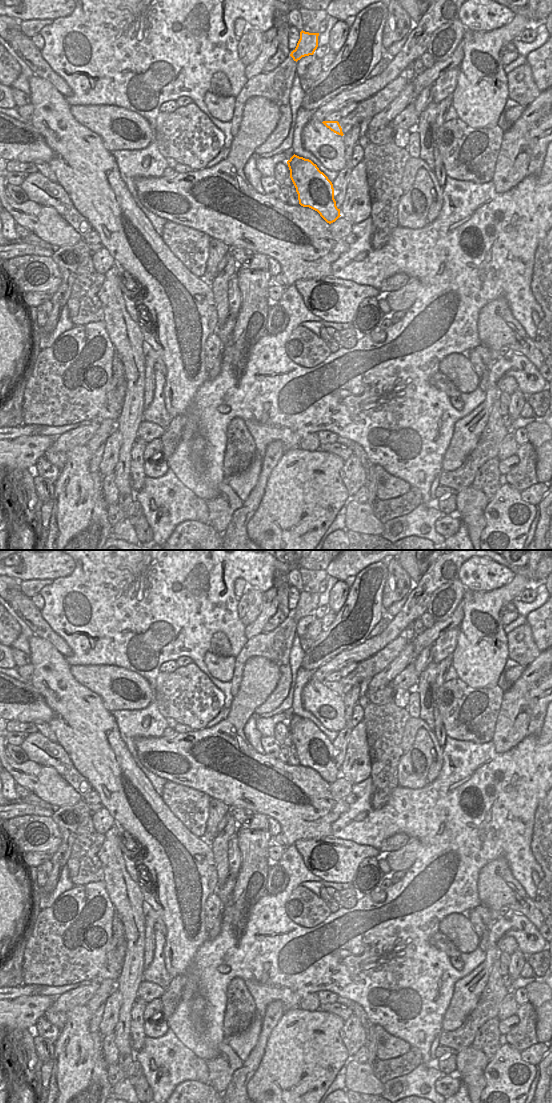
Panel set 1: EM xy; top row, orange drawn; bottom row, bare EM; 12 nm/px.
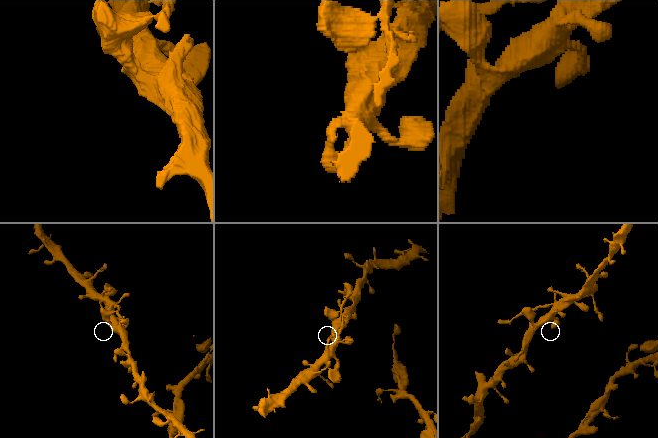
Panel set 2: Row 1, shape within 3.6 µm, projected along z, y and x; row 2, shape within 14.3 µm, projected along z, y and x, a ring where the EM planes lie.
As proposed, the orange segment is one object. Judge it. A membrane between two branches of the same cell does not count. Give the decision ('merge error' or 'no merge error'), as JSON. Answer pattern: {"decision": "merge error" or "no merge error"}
{"decision": "merge error"}

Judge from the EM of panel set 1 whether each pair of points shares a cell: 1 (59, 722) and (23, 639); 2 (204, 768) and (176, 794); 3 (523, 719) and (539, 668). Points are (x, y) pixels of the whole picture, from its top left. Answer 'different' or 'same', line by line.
1: different
2: different
3: same

